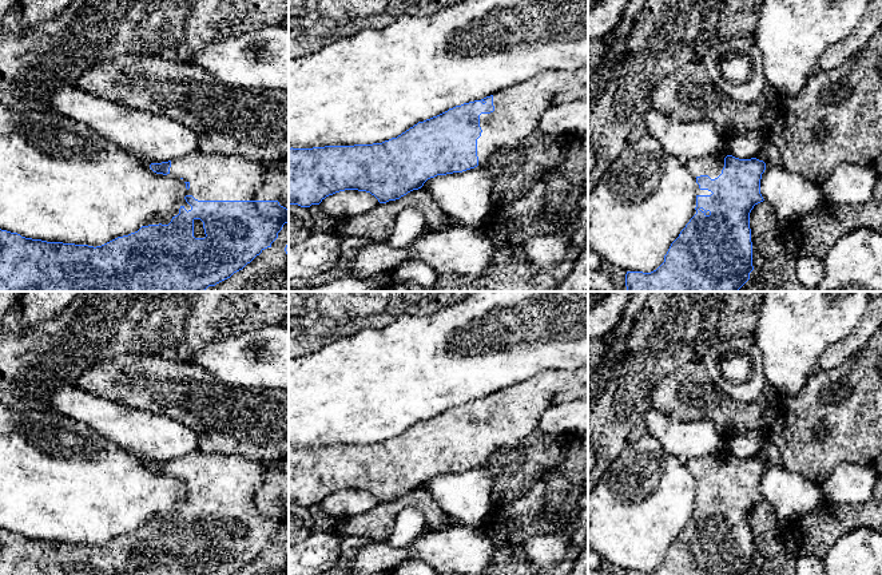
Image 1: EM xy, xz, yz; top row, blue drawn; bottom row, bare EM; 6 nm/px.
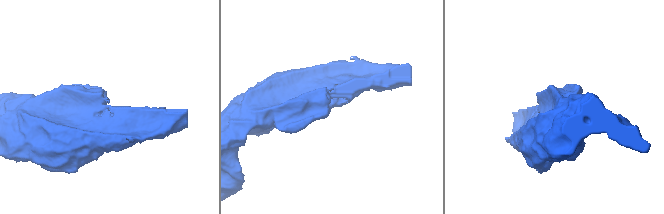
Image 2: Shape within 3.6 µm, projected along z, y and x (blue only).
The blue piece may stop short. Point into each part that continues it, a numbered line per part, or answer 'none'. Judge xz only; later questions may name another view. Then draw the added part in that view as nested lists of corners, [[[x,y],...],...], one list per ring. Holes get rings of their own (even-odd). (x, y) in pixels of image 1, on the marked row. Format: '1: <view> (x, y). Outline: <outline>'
1: xz (517, 111). Outline: [[[588,64],[575,71],[544,71],[520,84],[493,95],[494,111],[480,115],[481,136],[477,139],[478,166],[494,152],[517,146],[539,128],[543,114],[552,106],[588,96]]]

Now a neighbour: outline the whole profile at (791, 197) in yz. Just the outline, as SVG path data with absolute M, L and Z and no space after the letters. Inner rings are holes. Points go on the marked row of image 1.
M764 148L754 158L766 163L760 194L779 219L795 223L815 213L823 201L821 186L796 172L770 164L764 156Z

